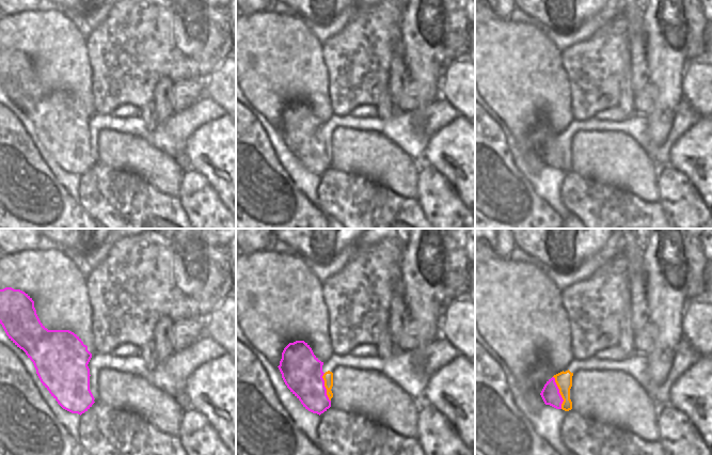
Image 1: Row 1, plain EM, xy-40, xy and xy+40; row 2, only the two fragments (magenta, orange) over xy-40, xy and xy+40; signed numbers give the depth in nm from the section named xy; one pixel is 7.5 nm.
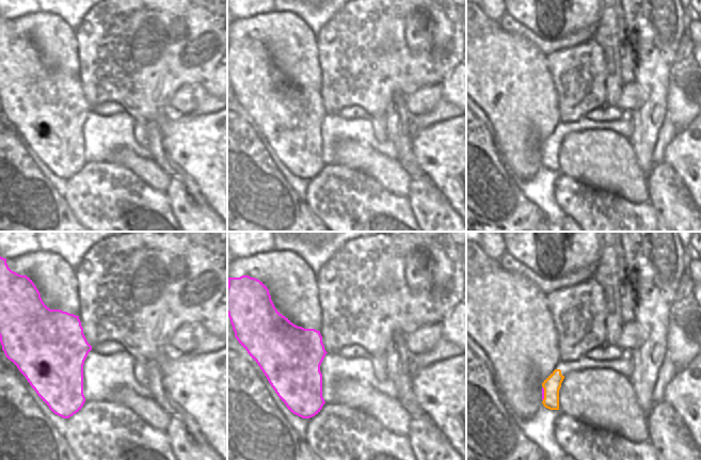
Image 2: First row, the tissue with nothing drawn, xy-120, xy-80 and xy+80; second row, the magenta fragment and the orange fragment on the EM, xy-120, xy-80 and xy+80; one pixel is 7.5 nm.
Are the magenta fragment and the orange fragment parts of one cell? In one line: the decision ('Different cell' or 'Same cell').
Different cell

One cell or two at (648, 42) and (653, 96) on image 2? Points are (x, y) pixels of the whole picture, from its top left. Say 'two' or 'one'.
one

